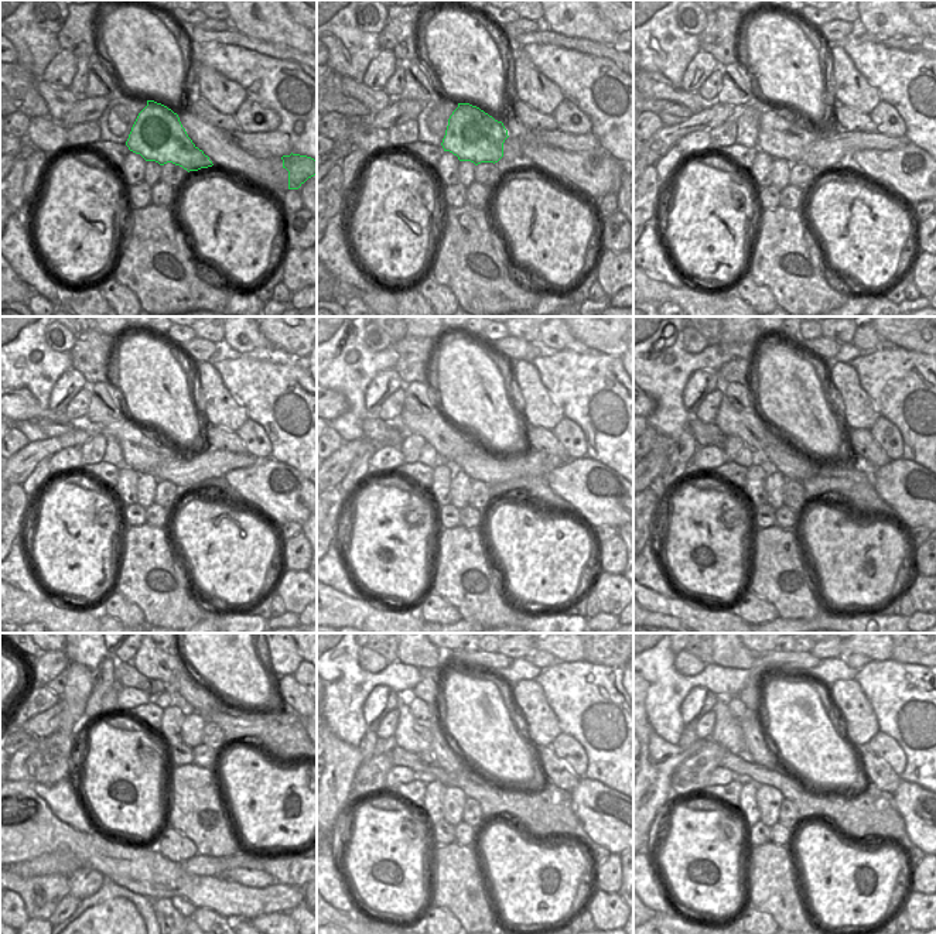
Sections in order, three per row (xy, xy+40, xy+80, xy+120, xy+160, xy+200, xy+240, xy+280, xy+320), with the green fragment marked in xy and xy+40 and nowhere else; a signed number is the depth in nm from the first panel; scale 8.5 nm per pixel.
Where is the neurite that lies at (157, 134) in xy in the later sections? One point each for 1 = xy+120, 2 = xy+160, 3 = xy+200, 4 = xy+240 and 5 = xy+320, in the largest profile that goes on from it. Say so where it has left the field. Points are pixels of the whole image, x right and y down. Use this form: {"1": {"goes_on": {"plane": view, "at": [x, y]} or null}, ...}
{"1": {"goes_on": {"plane": "xy+120", "at": [142, 452]}}, "2": {"goes_on": {"plane": "xy+160", "at": [448, 441]}}, "3": {"goes_on": {"plane": "xy+200", "at": [748, 426]}}, "4": {"goes_on": {"plane": "xy+240", "at": [103, 739]}}, "5": {"goes_on": {"plane": "xy+320", "at": [727, 732]}}}

